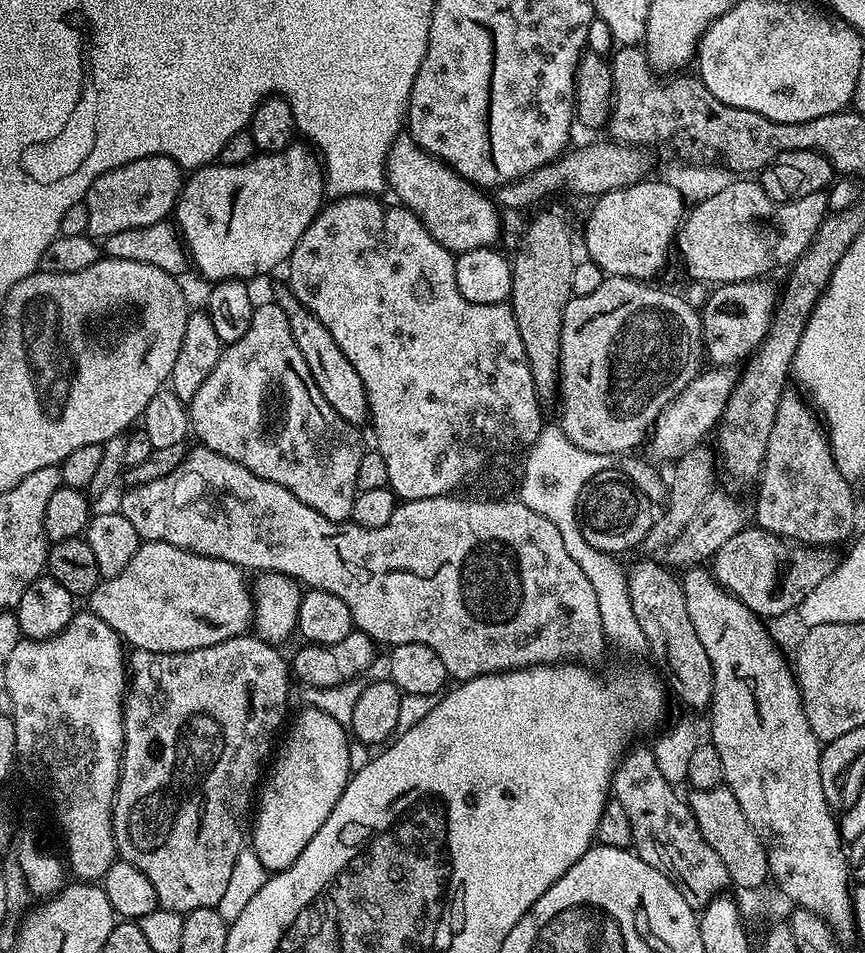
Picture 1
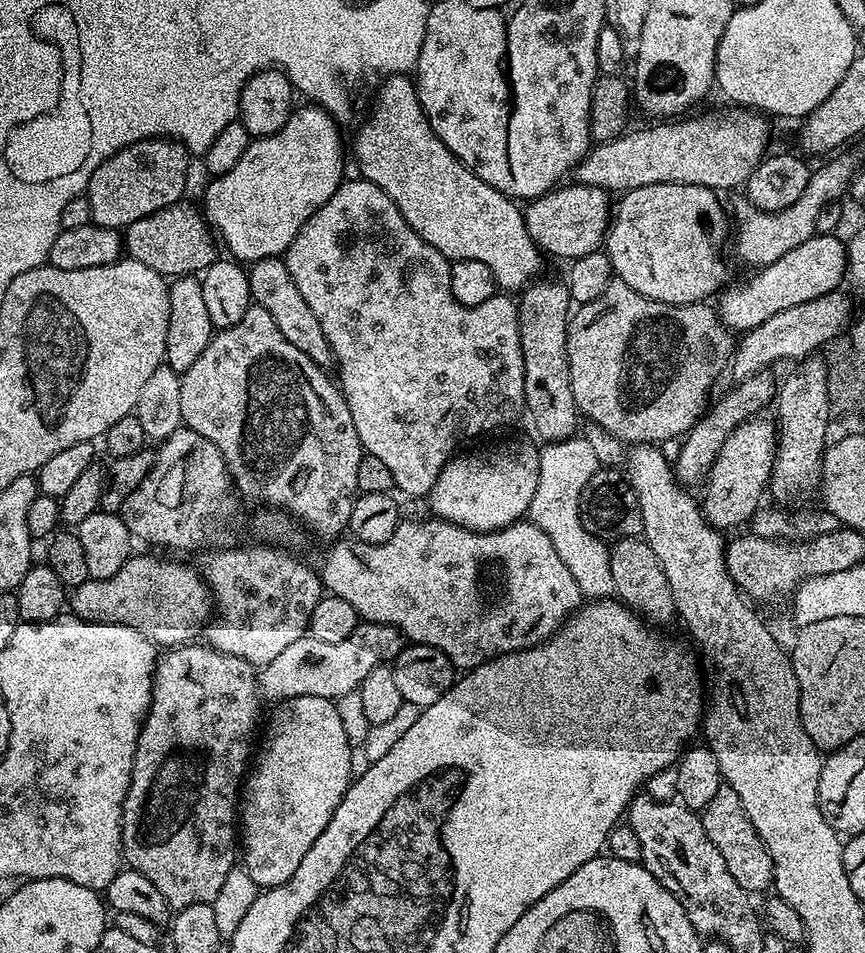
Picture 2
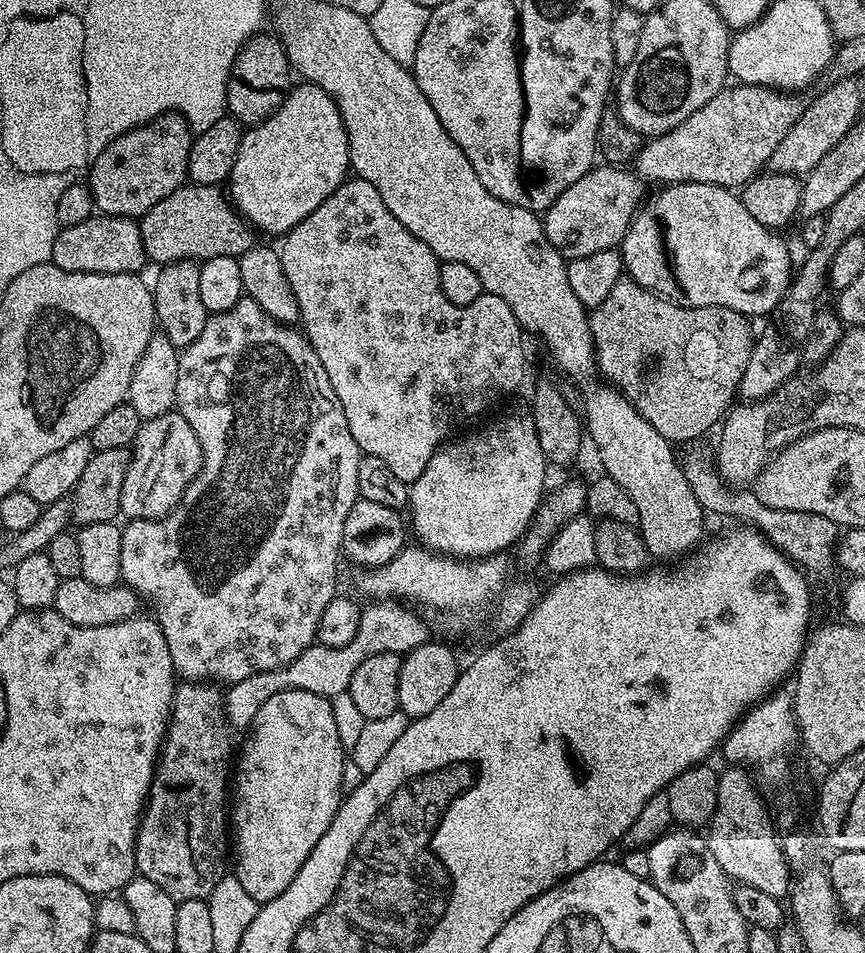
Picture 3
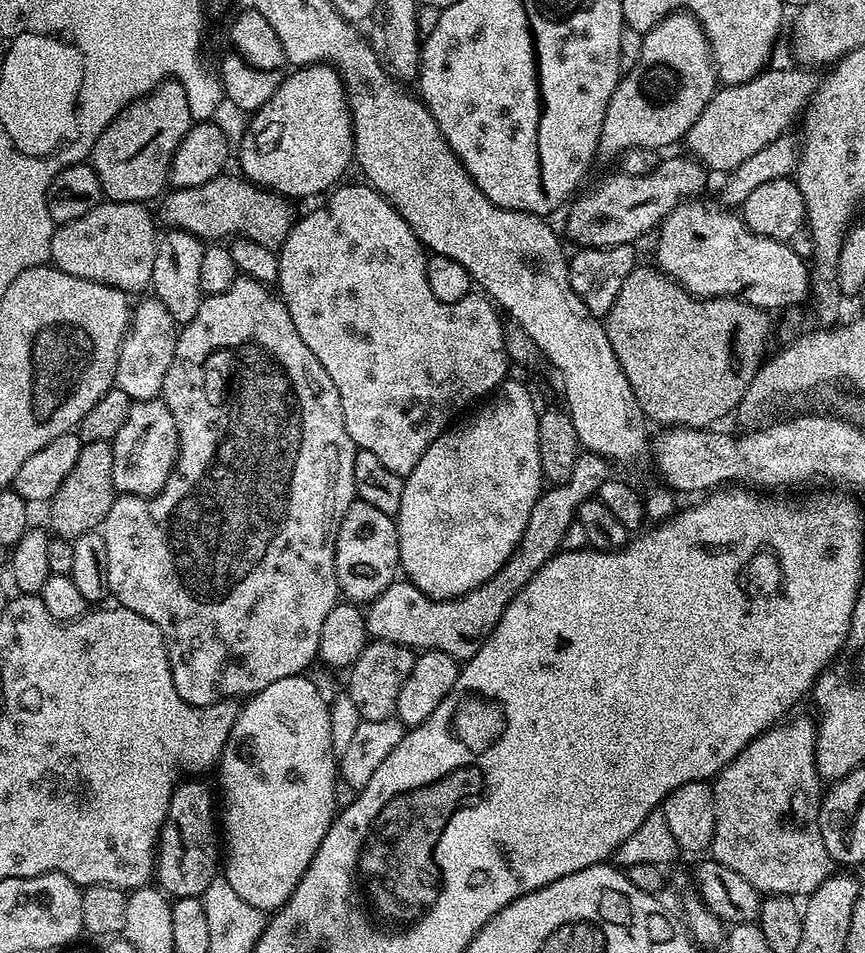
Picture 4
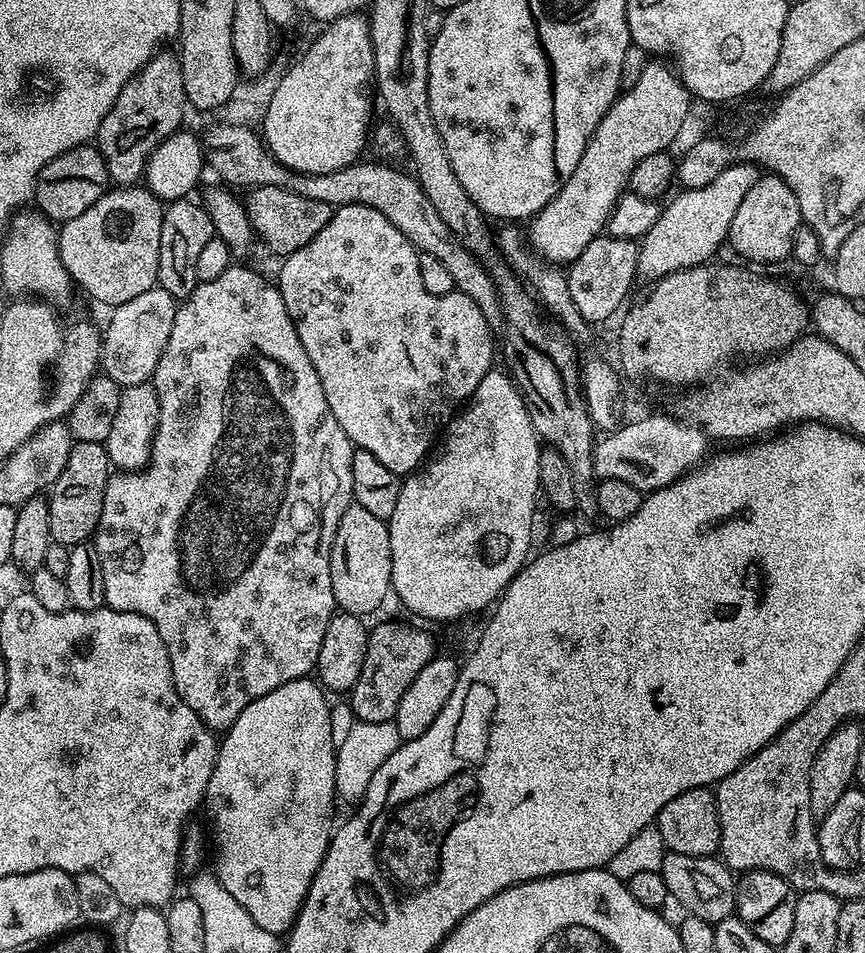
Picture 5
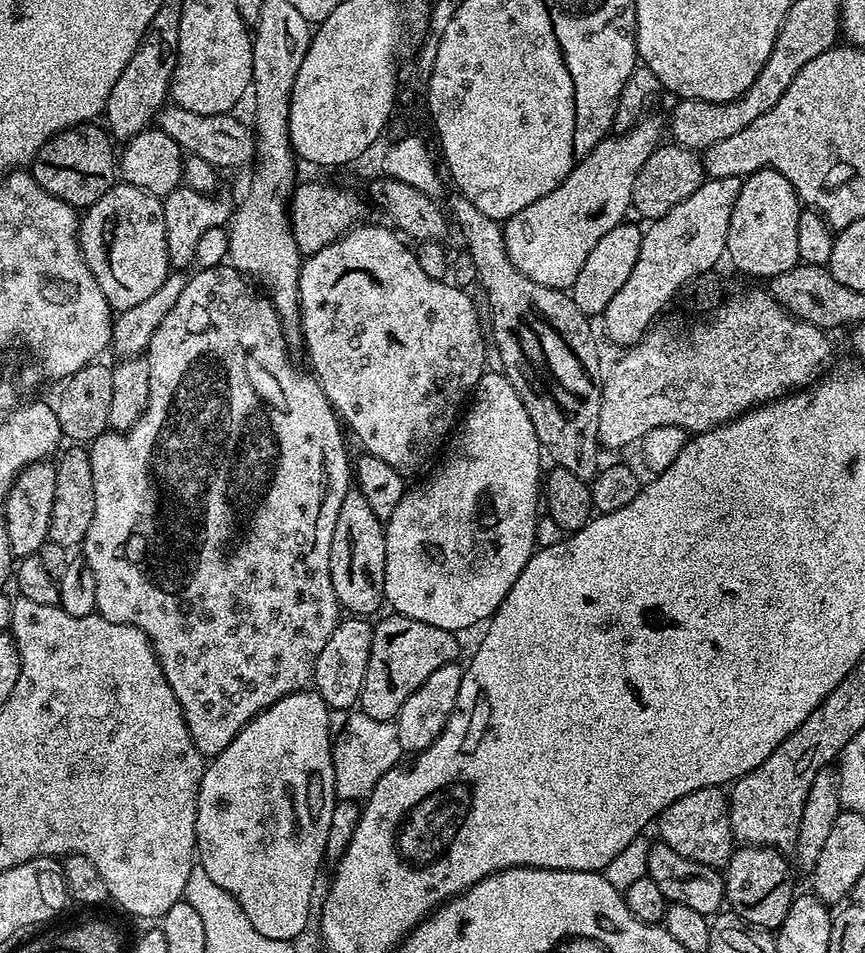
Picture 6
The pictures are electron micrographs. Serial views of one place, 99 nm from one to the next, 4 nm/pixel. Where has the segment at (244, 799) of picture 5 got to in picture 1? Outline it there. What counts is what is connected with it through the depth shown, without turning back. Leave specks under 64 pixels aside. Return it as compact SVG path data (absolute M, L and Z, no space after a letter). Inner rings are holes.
M304 706L300 713L293 715L286 735L279 741L278 751L275 753L276 765L272 773L263 777L258 788L258 803L254 808L254 823L250 828L250 847L258 854L262 866L269 872L281 872L291 866L310 846L310 838L322 830L322 822L330 818L338 798L342 798L342 790L346 790L348 777L353 773L350 760L350 732L343 724L339 724L330 714L311 706Z

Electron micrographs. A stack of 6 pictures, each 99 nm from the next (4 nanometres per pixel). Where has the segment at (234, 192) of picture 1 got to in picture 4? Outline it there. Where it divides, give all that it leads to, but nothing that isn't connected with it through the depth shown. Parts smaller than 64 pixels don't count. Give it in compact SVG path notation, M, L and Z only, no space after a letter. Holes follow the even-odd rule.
M305 64L289 71L282 86L274 90L271 98L257 108L249 120L252 121L248 124L248 133L240 140L239 171L243 179L277 192L279 196L293 198L327 193L345 179L344 171L353 167L352 115L348 109L348 93L344 91L343 78L331 64Z

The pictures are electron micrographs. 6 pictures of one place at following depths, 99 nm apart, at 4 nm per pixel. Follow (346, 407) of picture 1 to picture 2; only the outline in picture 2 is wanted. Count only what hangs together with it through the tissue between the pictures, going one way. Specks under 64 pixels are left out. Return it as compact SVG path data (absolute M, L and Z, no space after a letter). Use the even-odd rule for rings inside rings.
M278 256L254 260L251 261L247 273L252 303L262 306L262 310L266 310L266 314L274 318L274 326L278 326L282 338L298 346L298 350L302 350L302 354L306 354L306 358L313 360L318 367L325 370L331 369L334 361L330 342L326 342L318 317L314 315L314 310L310 310L306 298L302 298L294 278L290 278L290 270L286 262Z

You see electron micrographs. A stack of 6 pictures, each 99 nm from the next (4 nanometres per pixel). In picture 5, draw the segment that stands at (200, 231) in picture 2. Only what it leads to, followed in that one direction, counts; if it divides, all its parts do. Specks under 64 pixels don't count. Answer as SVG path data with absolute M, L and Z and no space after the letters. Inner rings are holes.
M258 186L251 189L247 196L246 209L253 233L258 237L259 243L261 240L270 251L277 252L277 257L280 258L306 246L306 242L310 242L310 238L314 238L314 234L318 234L322 226L330 222L334 211L333 205L294 194L278 186Z

